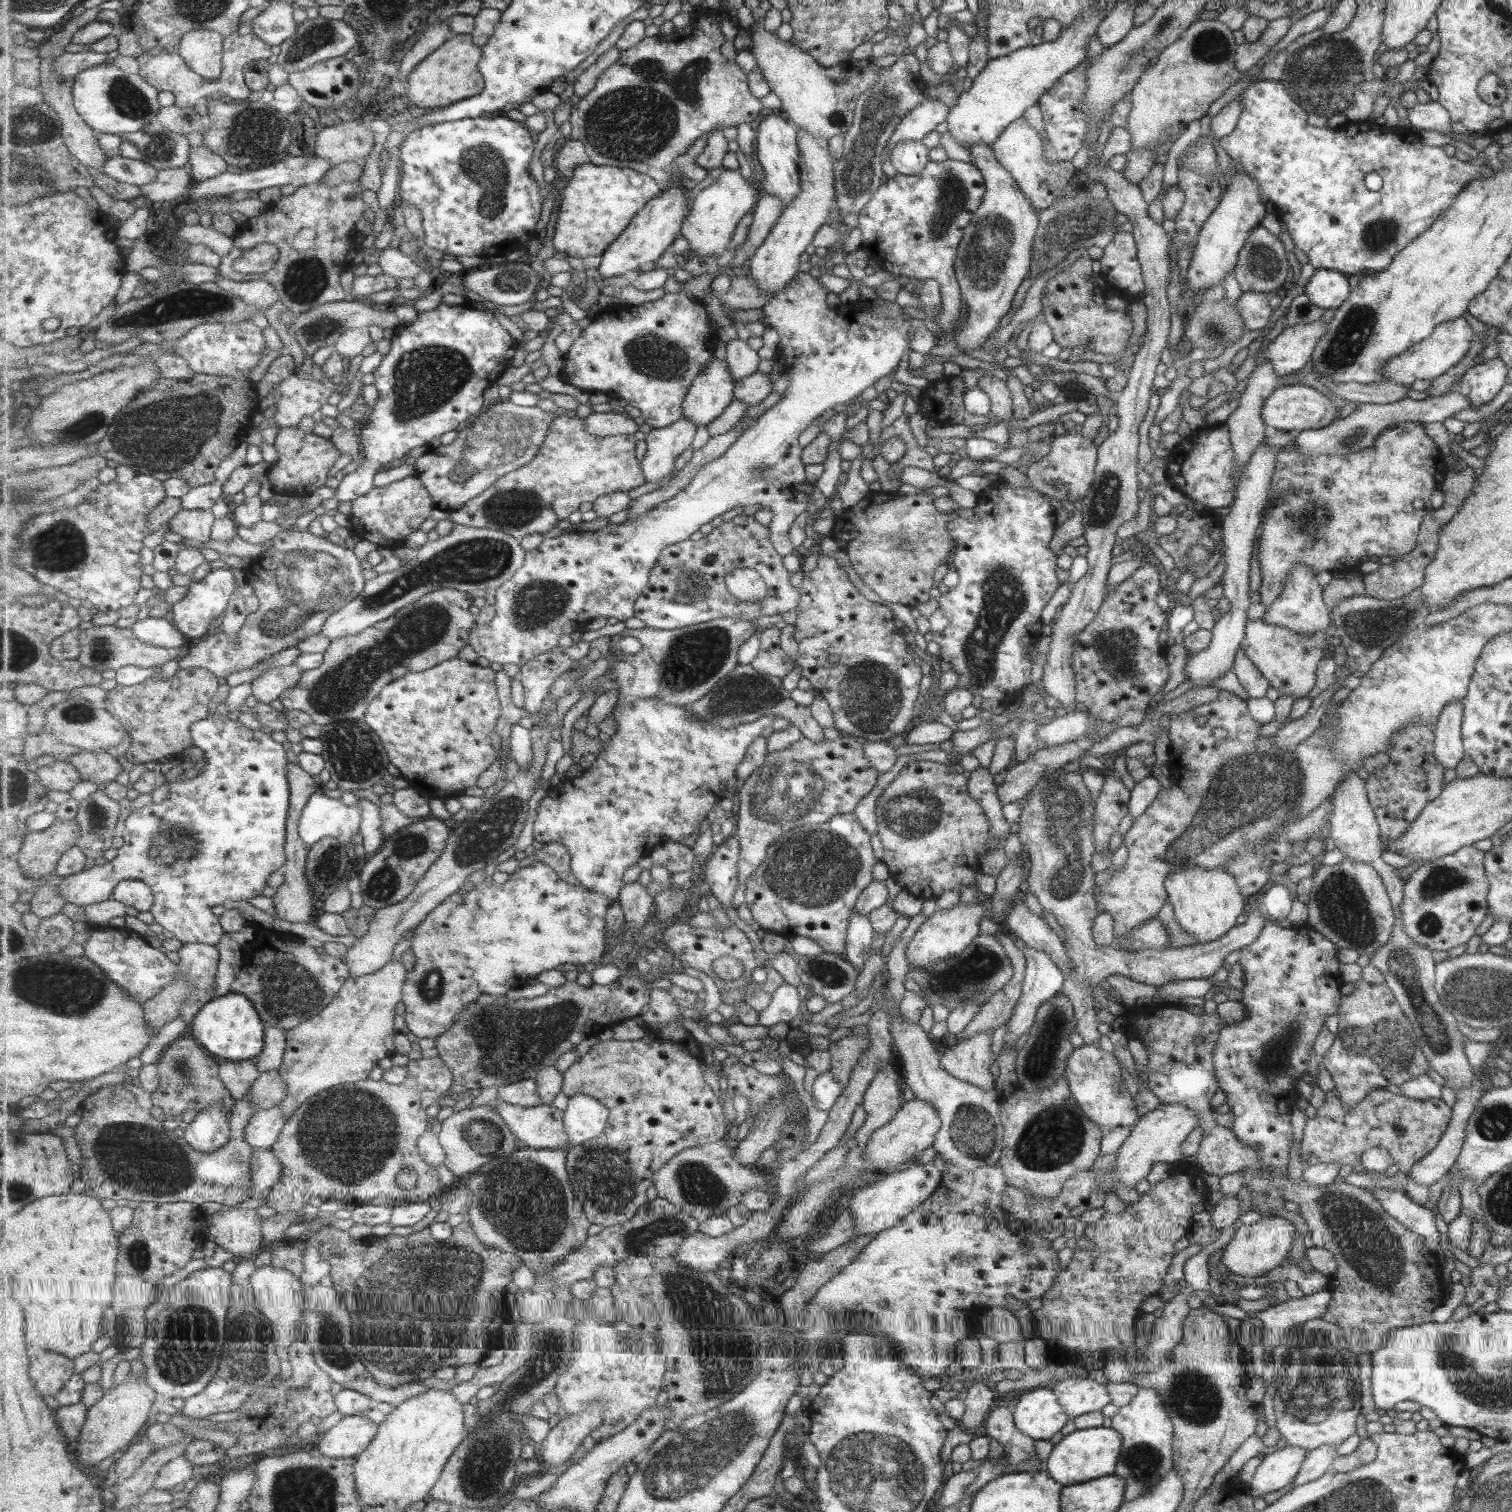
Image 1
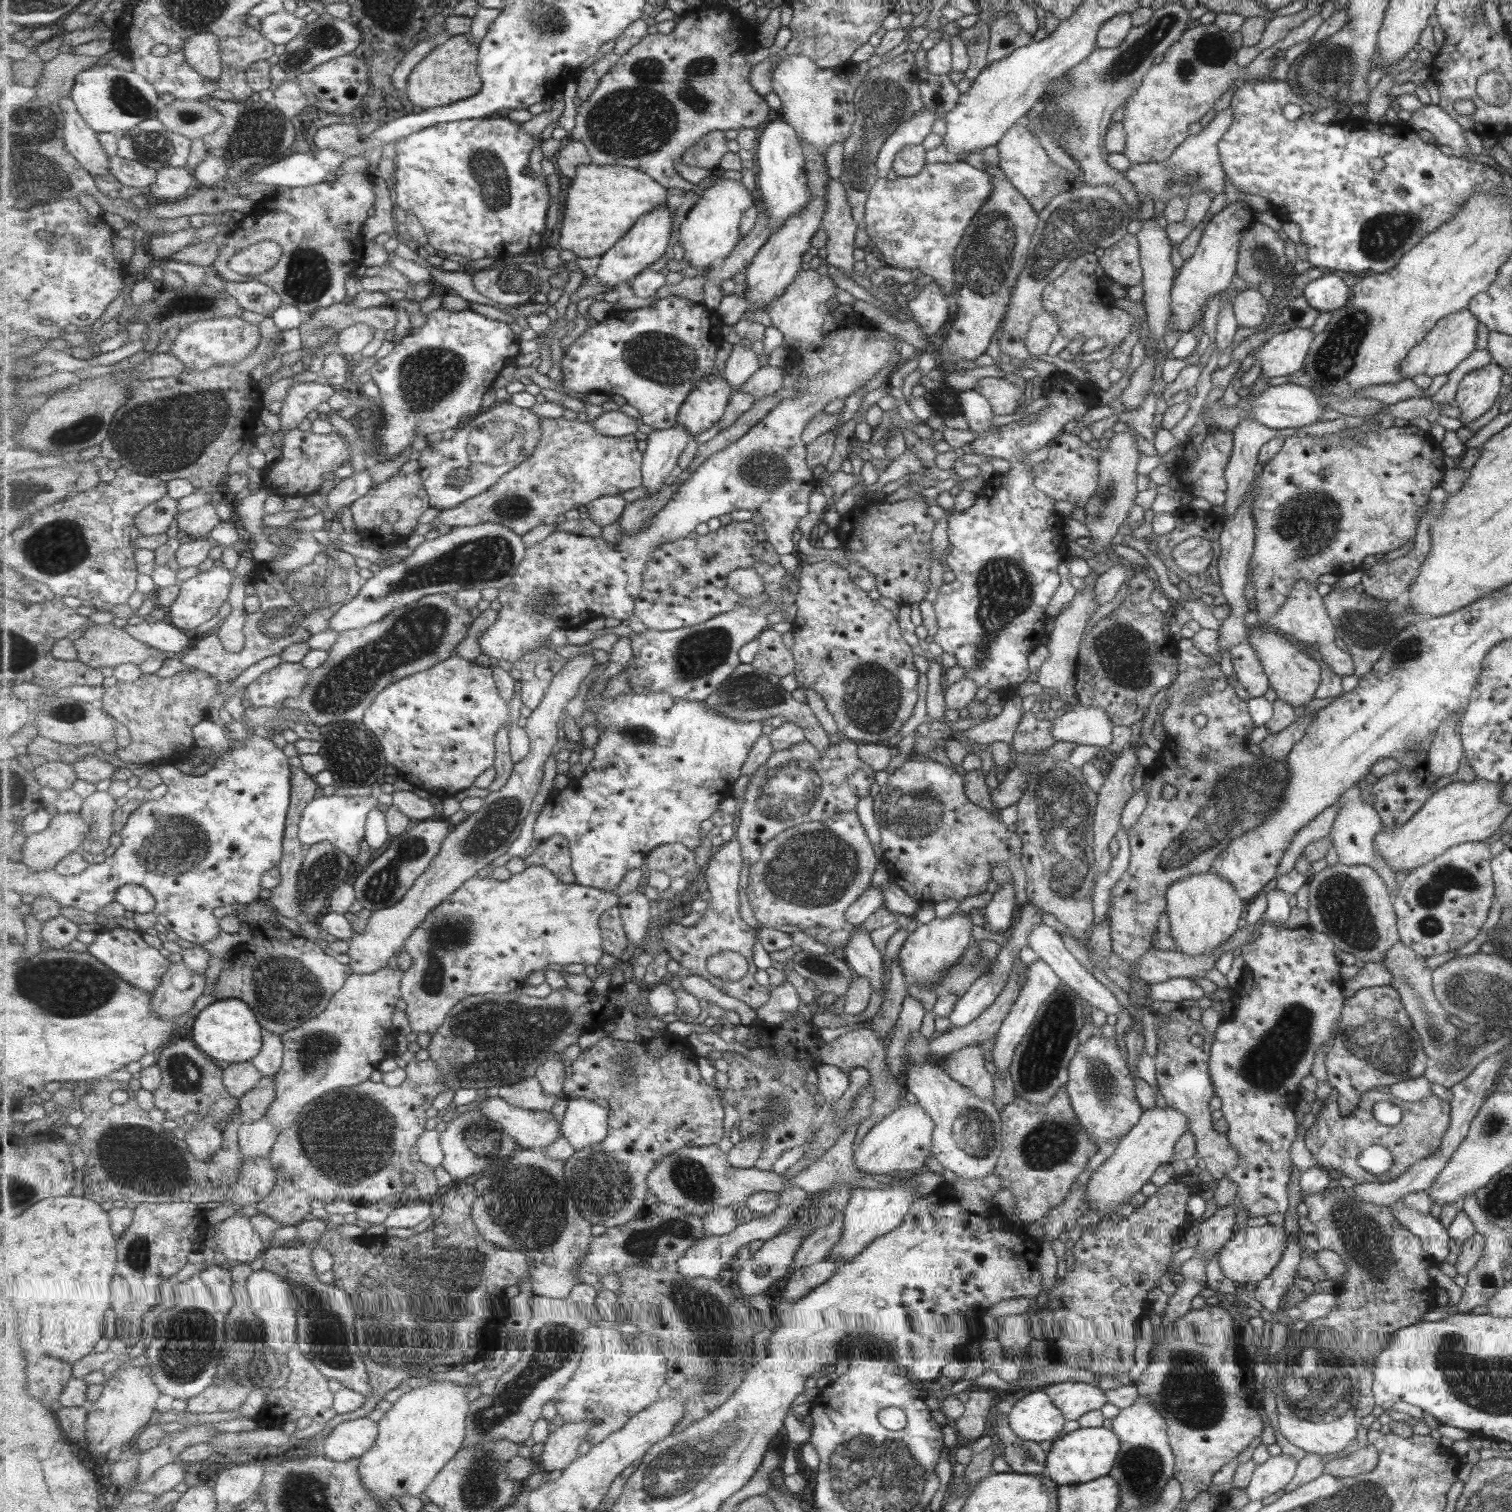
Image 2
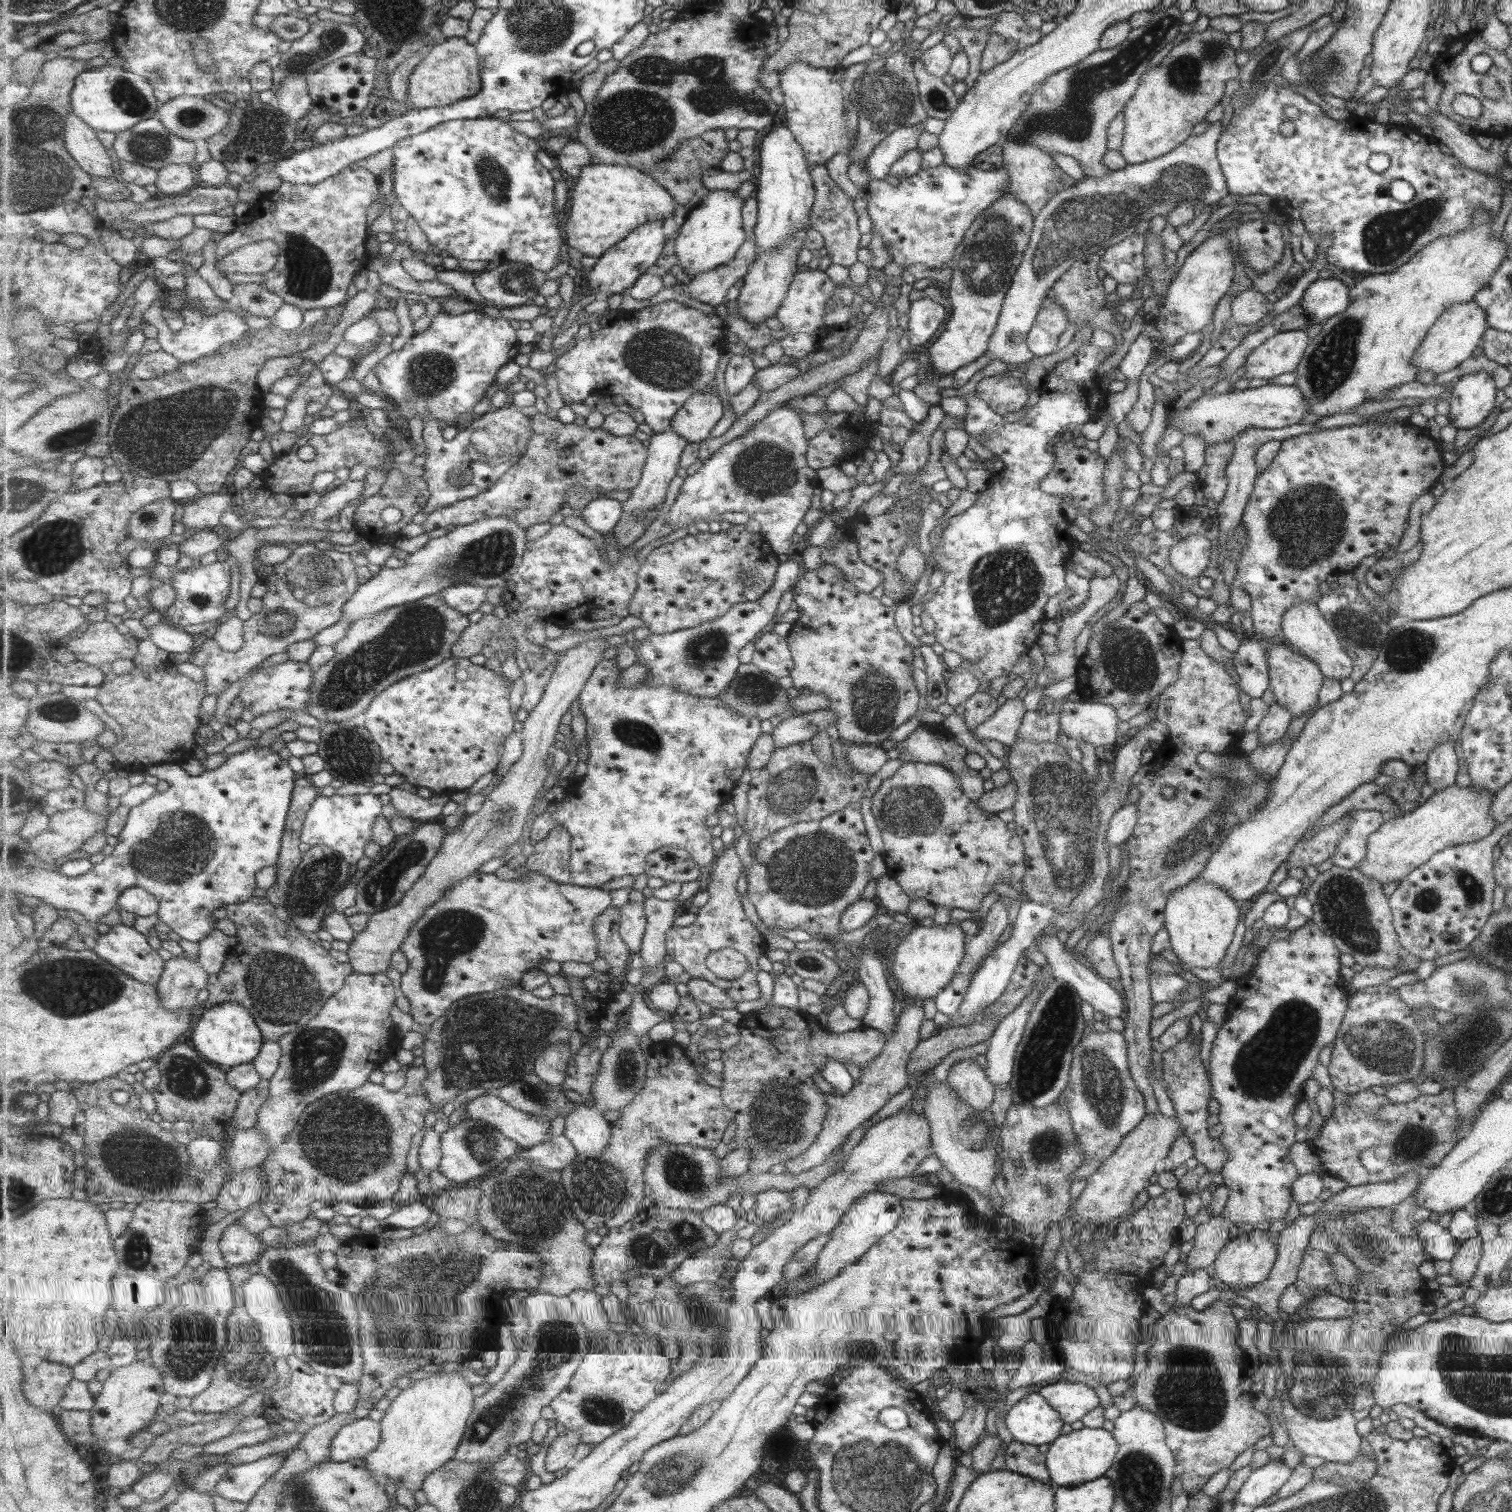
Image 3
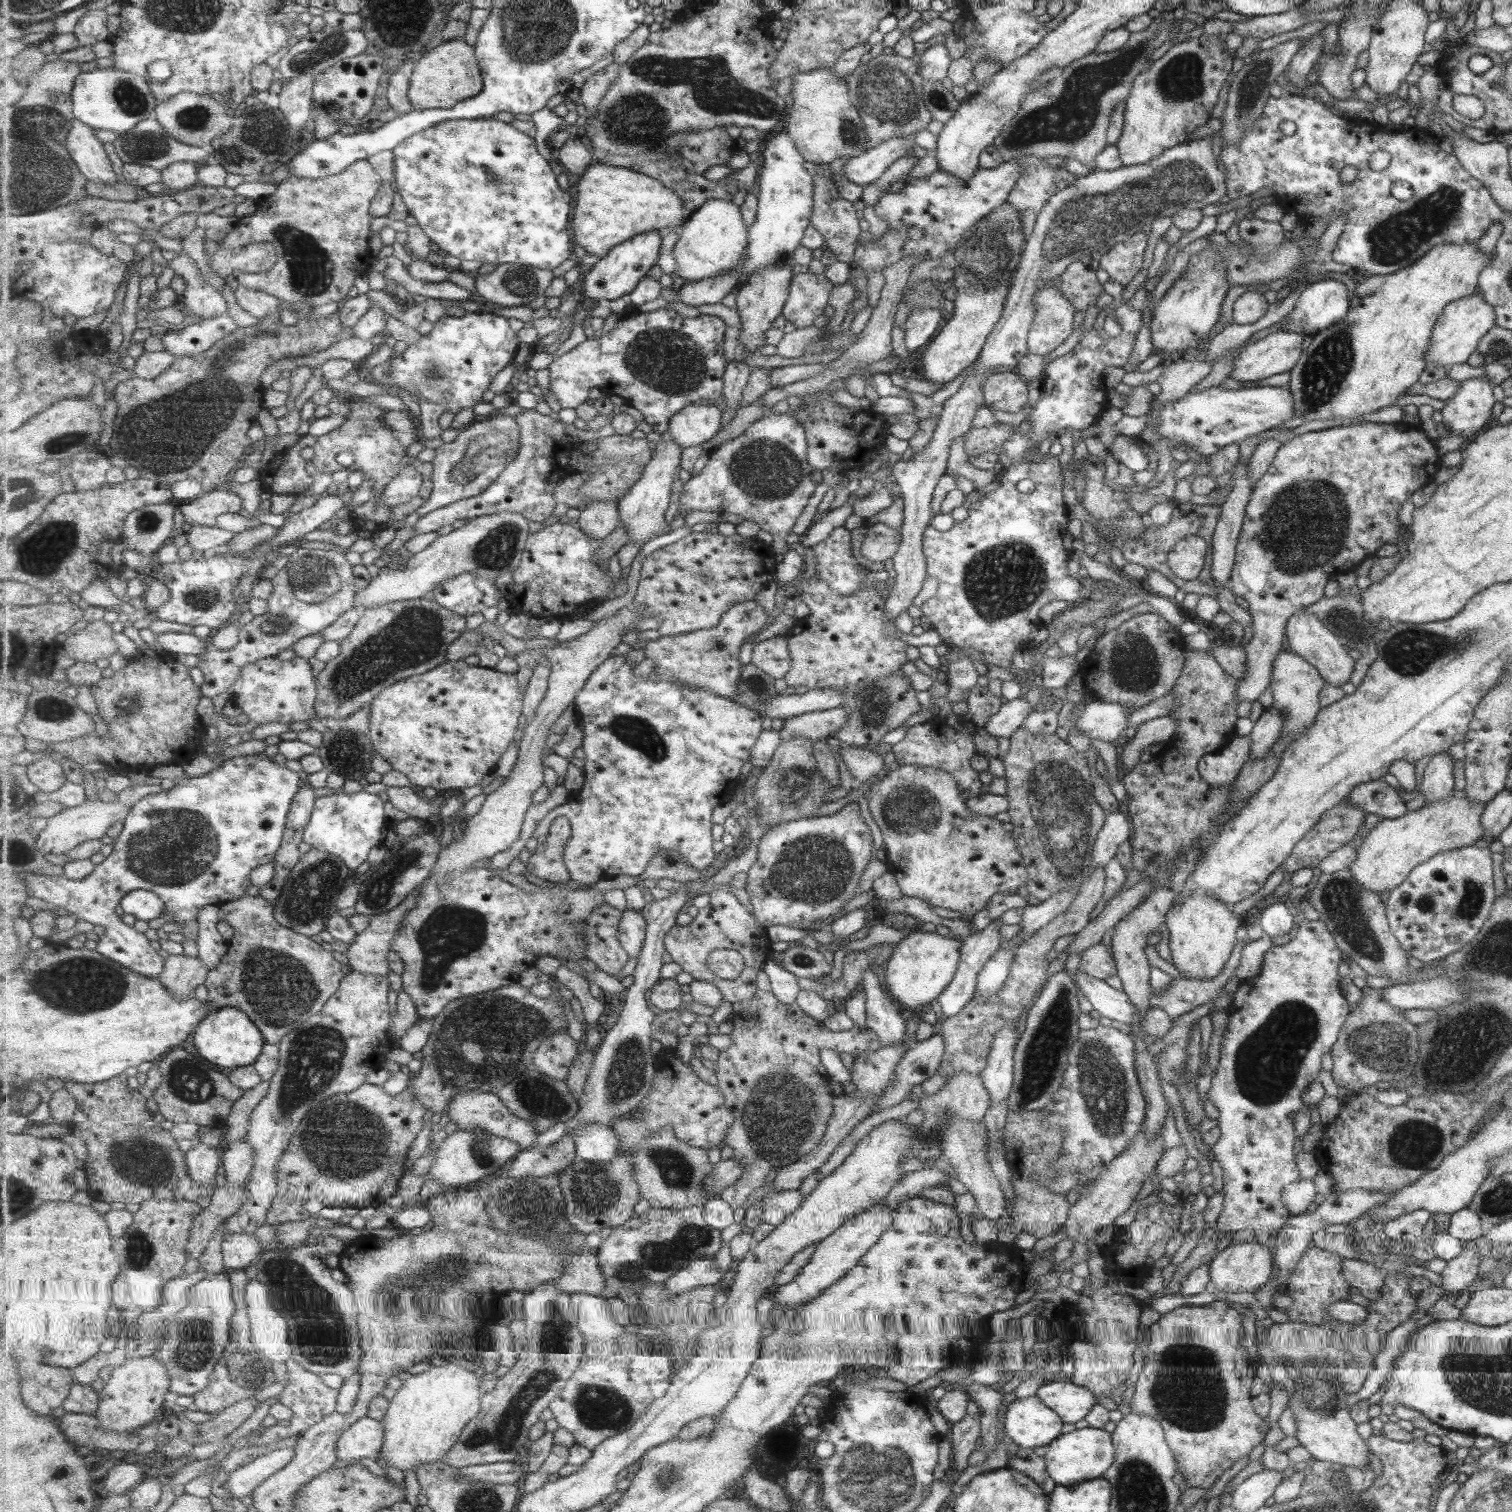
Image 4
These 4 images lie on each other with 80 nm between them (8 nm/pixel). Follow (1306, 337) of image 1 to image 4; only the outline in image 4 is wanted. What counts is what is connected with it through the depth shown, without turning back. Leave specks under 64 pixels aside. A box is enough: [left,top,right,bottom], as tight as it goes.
[1229,331,1303,382]

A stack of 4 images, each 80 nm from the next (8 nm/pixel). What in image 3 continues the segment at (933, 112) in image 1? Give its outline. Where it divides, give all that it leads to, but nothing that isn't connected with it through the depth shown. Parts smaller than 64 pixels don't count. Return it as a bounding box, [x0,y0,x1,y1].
[866,123,924,180]

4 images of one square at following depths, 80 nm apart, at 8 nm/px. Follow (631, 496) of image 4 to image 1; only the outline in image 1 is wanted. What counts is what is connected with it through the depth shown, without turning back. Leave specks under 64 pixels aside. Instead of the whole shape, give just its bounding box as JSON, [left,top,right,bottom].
[641,417,699,482]

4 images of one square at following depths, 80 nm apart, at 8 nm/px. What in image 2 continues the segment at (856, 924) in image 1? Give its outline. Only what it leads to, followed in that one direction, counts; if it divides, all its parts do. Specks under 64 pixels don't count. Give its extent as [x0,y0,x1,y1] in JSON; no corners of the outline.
[839,923,883,991]

